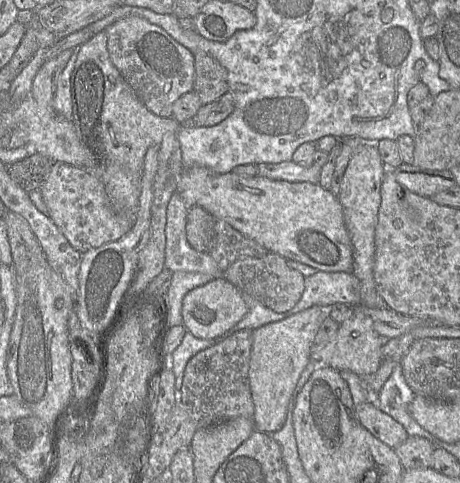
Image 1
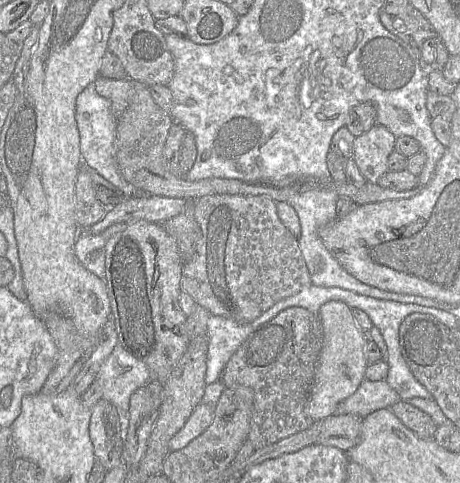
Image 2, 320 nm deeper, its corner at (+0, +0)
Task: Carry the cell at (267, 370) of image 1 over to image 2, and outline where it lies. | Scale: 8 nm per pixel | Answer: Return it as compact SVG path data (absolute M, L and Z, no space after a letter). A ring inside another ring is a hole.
M332 300L320 307L318 316L323 329L323 343L305 406L306 413L314 421L323 420L336 412L339 403L351 396L363 382L368 366L364 355L368 333L357 325L351 308L342 301Z

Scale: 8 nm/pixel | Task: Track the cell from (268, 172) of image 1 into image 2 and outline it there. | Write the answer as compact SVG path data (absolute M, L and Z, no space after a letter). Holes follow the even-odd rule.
M213 194L186 200L195 200L194 216L200 229L200 240L194 254L184 261L181 291L188 293L197 305L212 315L248 324L281 299L311 285L311 275L298 239L278 217L272 198L265 195Z

